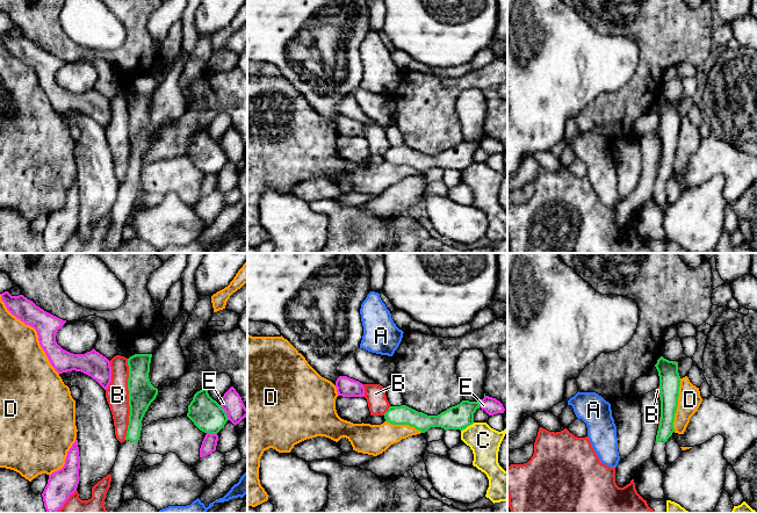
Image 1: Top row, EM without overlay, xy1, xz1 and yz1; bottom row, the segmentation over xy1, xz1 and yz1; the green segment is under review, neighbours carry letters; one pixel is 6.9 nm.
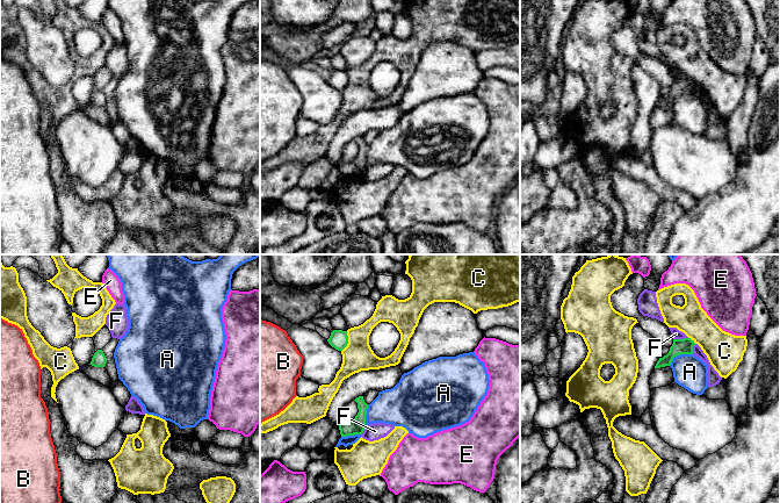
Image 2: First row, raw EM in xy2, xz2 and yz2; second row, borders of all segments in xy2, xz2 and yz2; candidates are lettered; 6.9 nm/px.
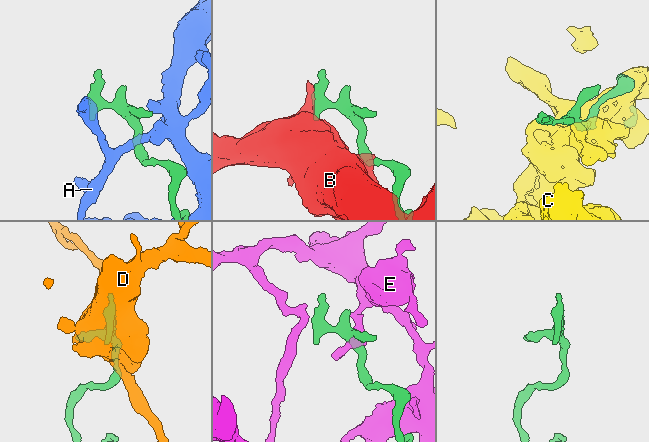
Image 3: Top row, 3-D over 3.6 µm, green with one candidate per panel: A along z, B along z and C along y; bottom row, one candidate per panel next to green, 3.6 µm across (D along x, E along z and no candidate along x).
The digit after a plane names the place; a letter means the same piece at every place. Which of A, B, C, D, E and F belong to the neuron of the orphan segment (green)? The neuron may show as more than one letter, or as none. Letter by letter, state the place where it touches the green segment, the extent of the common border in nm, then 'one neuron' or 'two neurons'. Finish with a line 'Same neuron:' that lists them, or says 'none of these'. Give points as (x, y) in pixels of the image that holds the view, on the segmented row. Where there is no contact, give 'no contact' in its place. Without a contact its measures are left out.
A: yz2 (679, 354) | 190 nm | two neurons
B: xy1 (129, 399) | 550 nm | two neurons
C: xz2 (347, 342) | 150 nm | two neurons
D: yz1 (677, 405) | 380 nm | two neurons
E: xy1 (225, 412) | 120 nm | two neurons
F: yz2 (680, 339) | 110 nm | two neurons
Same neuron: none of these

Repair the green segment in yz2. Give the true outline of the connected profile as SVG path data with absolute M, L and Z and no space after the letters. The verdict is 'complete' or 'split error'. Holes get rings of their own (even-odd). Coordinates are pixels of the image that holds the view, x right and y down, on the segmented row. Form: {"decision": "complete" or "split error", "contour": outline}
{"decision": "complete", "contour": "M691 338L684 339L673 339L673 344L670 347L670 351L663 358L659 358L655 368L660 368L665 366L670 366L673 358L680 354L693 354L693 346L695 345L694 340Z"}

